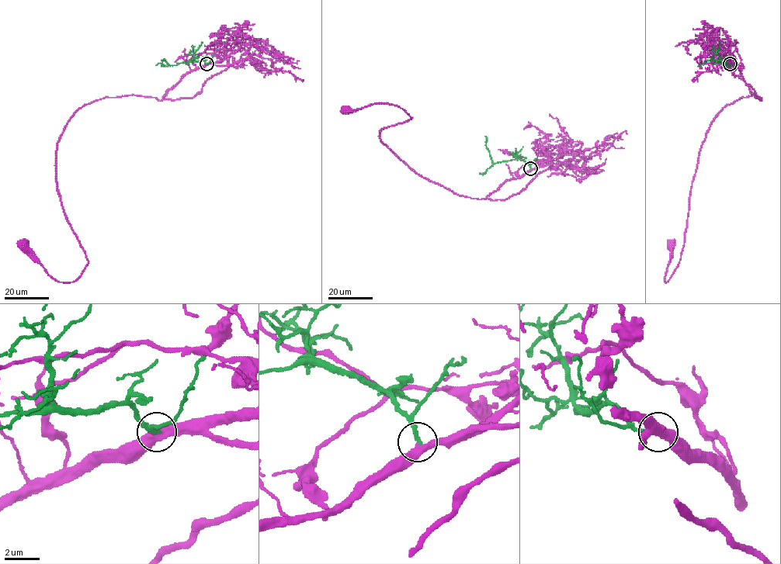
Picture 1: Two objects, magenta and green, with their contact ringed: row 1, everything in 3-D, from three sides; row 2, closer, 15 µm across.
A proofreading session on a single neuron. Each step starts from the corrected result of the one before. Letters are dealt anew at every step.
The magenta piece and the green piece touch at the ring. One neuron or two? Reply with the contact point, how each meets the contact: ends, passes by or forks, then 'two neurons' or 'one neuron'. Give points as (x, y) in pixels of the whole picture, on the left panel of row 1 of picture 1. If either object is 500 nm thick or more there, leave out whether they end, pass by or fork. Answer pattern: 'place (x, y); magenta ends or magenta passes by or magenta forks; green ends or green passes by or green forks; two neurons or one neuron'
place (206, 64); magenta passes by; green ends; one neuron

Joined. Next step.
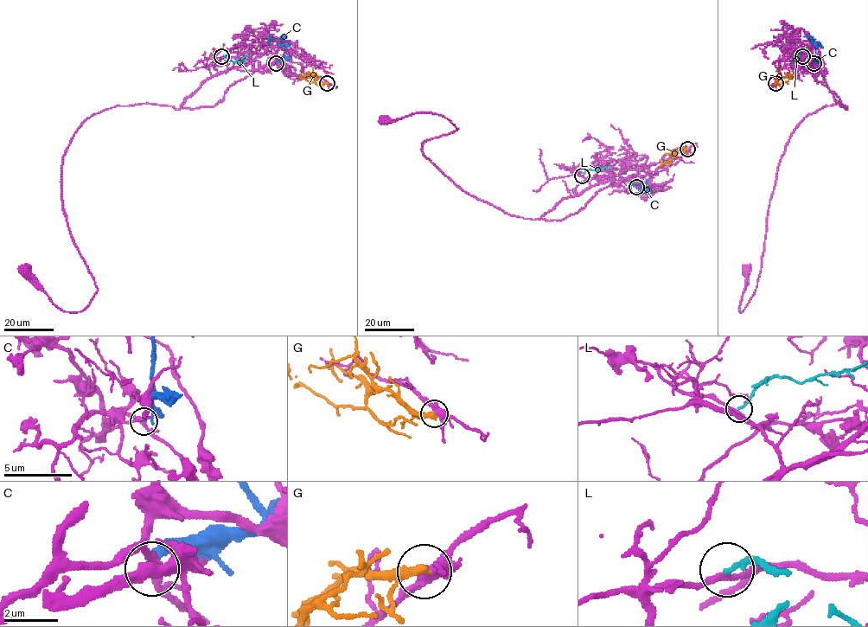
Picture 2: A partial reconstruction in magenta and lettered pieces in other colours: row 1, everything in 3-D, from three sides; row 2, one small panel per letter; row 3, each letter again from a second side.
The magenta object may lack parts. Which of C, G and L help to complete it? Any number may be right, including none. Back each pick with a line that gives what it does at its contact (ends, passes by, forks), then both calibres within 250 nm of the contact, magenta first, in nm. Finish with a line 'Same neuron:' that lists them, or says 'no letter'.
Same neuron: no letter

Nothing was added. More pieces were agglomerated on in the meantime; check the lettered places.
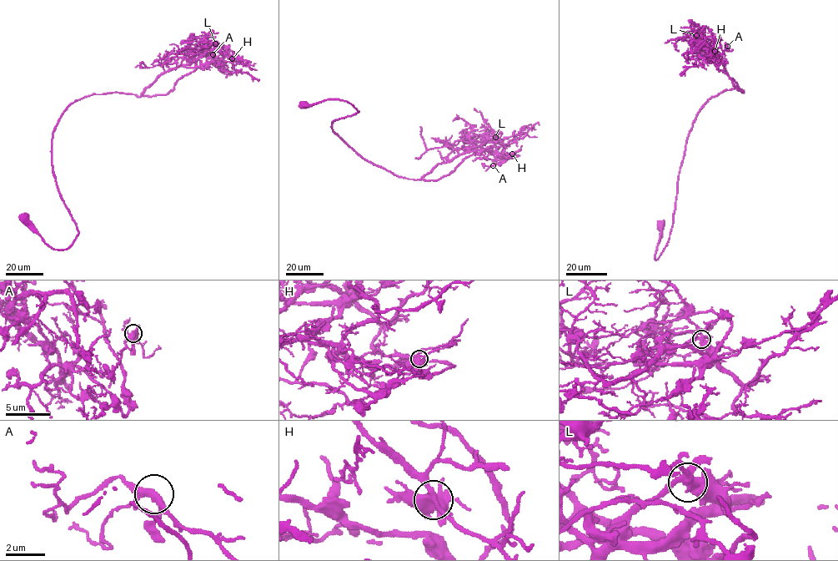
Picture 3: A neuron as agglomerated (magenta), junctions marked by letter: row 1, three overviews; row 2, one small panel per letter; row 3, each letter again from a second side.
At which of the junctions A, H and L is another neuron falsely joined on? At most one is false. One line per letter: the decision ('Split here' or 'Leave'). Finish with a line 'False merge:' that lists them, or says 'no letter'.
A: Leave
H: Leave
L: Split here
False merge: L

